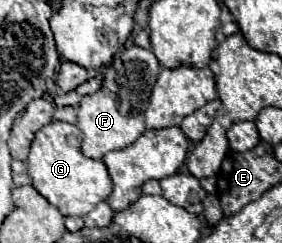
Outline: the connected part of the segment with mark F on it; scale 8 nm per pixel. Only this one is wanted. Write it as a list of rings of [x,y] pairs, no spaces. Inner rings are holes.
[[[127,43],[123,49],[119,49],[119,53],[113,57],[111,65],[105,69],[105,81],[103,87],[93,93],[93,95],[85,95],[79,103],[79,113],[77,113],[77,127],[83,133],[83,145],[81,145],[81,153],[89,159],[103,159],[105,153],[109,151],[119,151],[125,149],[129,145],[135,143],[135,139],[145,131],[145,109],[149,105],[149,95],[151,89],[157,81],[159,75],[159,61],[157,57],[149,51],[149,49],[141,49],[135,43]]]

